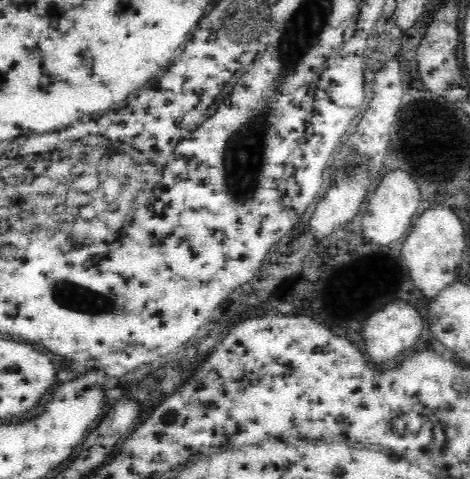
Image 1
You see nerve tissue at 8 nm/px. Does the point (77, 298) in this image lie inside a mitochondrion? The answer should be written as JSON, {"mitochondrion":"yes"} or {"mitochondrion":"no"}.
{"mitochondrion":"yes"}

